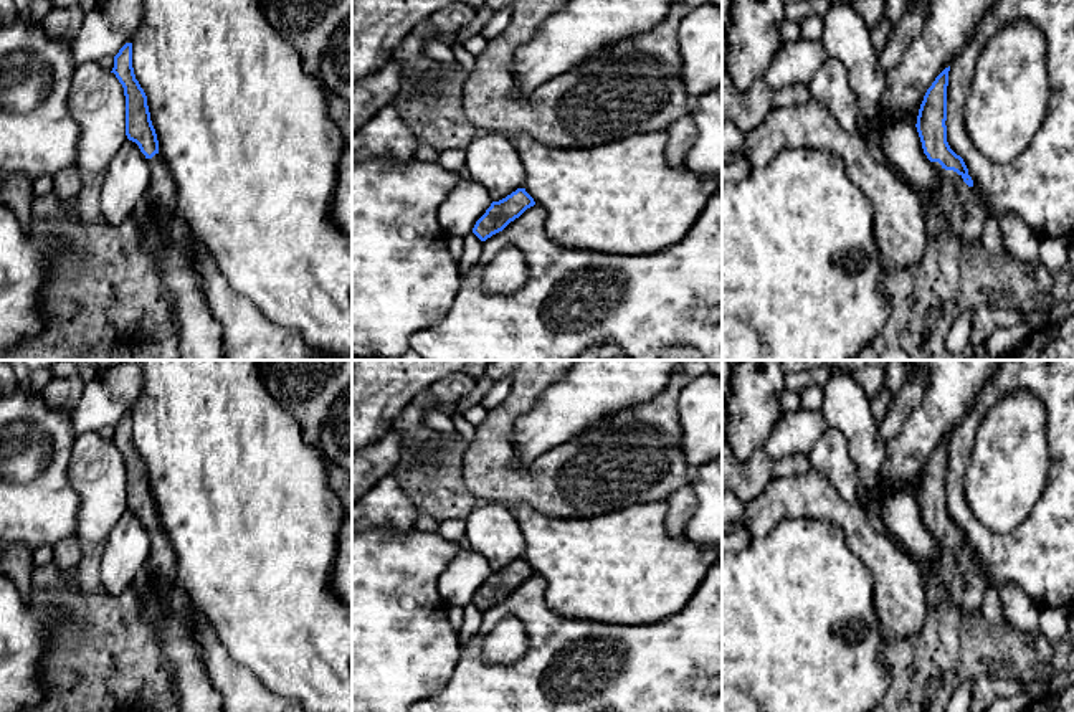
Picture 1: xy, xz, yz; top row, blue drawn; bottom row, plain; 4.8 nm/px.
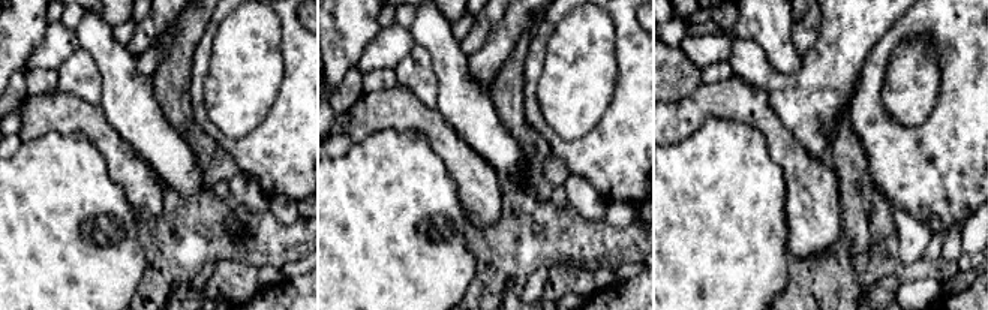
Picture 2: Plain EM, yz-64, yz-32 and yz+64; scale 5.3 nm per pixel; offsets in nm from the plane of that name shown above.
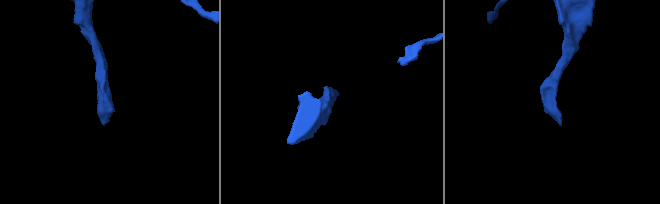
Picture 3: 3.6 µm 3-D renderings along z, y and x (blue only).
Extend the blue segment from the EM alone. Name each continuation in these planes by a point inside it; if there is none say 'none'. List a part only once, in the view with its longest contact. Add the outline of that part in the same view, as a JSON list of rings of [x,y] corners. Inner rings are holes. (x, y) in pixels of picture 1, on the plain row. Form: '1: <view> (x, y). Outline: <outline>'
1: yz (954, 572). Outline: [[[939,532],[932,535],[940,552],[925,570],[929,586],[940,590],[950,600],[958,600],[967,613],[977,615],[988,575],[975,567],[975,558],[968,557],[962,545],[945,540]]]

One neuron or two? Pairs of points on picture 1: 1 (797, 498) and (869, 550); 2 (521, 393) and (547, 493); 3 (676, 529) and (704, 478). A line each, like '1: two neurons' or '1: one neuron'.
1: one neuron
2: one neuron
3: two neurons

